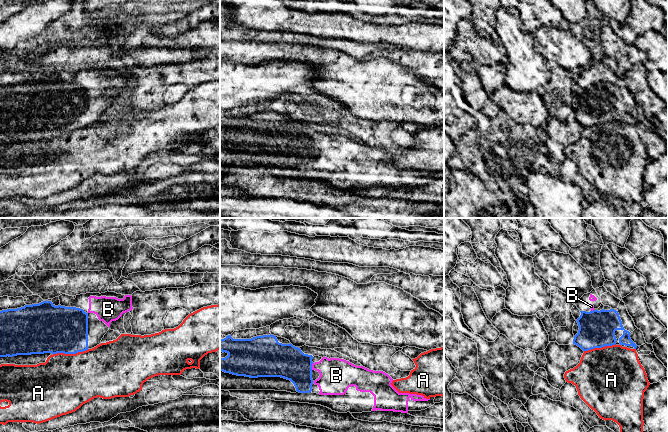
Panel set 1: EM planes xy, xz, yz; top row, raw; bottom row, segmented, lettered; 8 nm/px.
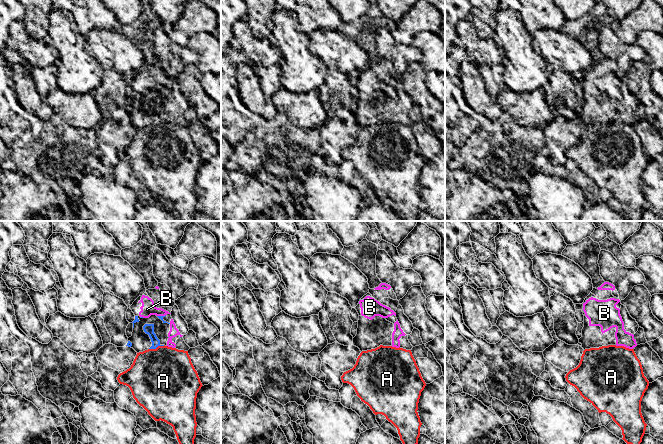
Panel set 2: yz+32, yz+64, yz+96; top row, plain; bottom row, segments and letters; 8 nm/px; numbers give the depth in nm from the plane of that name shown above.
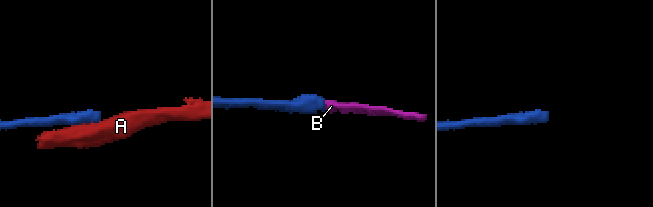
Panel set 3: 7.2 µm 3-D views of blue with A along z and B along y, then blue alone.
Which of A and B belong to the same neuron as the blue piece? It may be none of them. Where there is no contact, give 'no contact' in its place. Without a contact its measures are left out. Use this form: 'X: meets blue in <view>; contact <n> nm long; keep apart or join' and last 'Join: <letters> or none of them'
A: meets blue in xy; contact 300 nm long; keep apart
B: meets blue in xz; contact 60 nm long; join
Join: B

